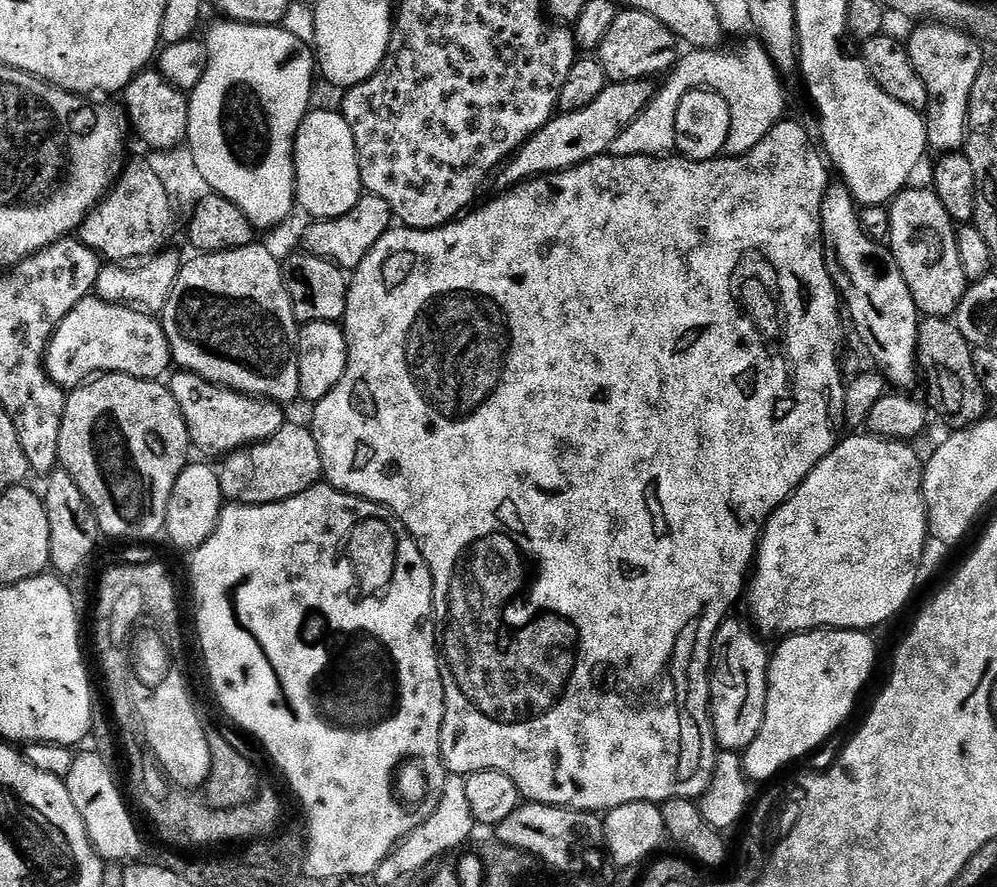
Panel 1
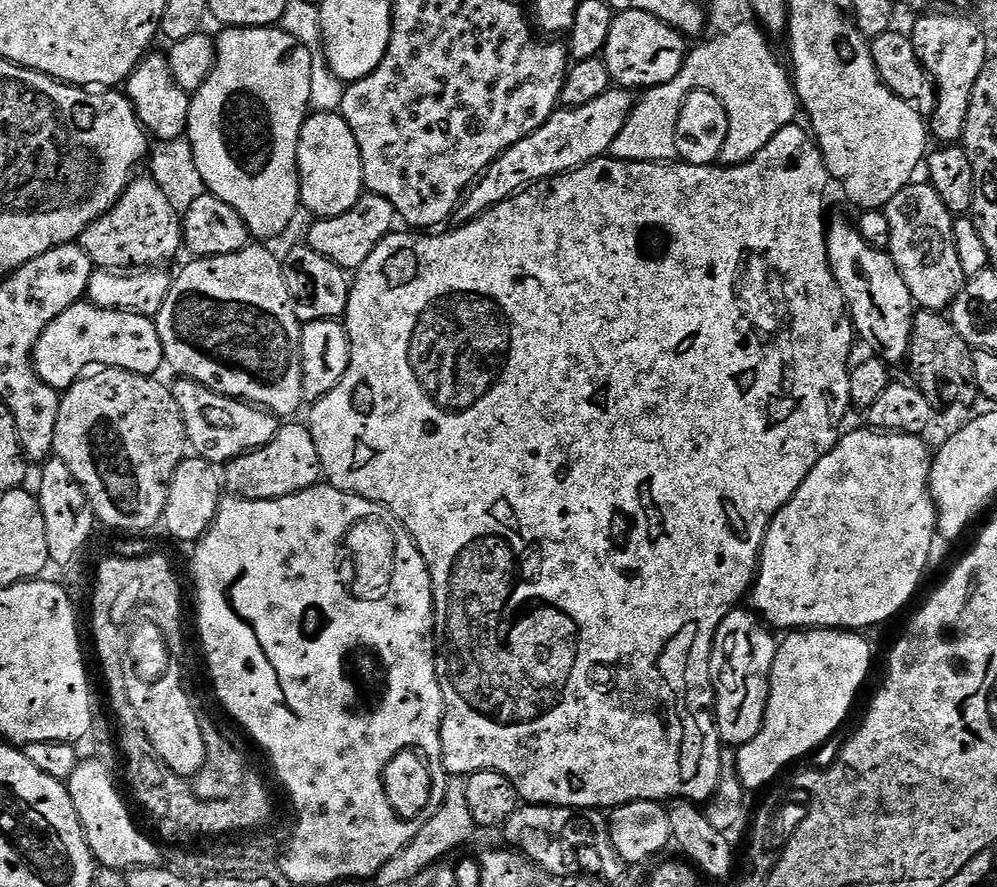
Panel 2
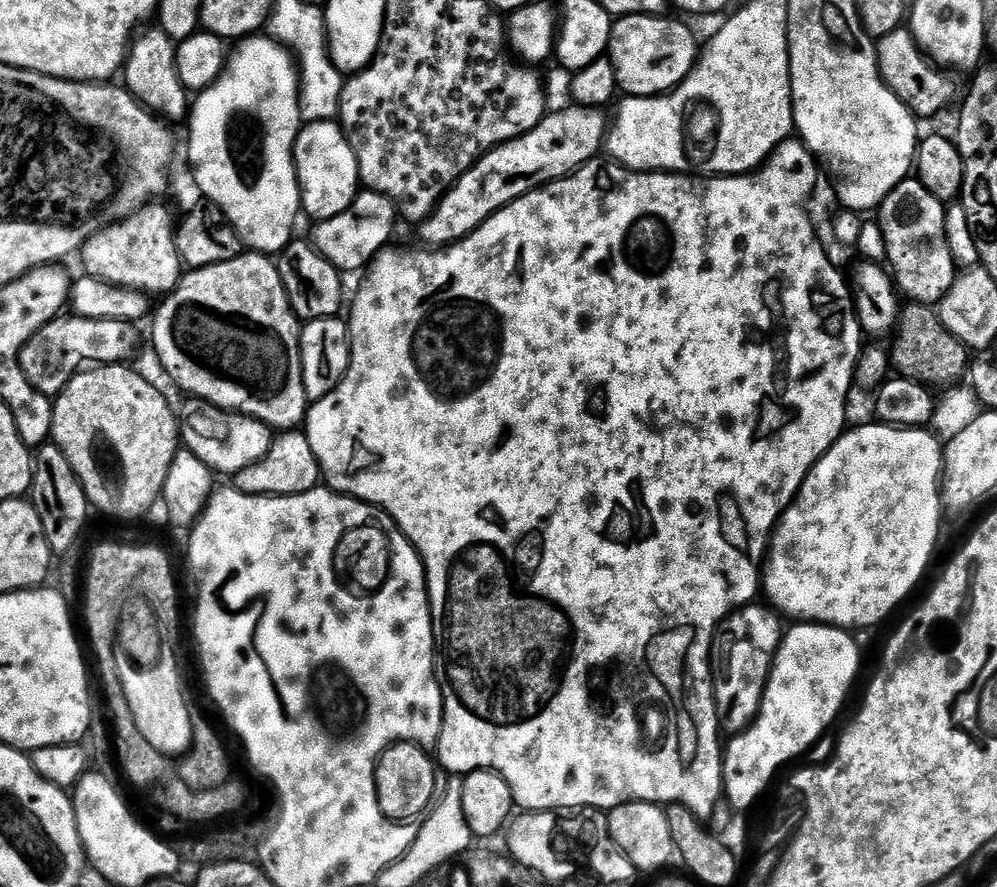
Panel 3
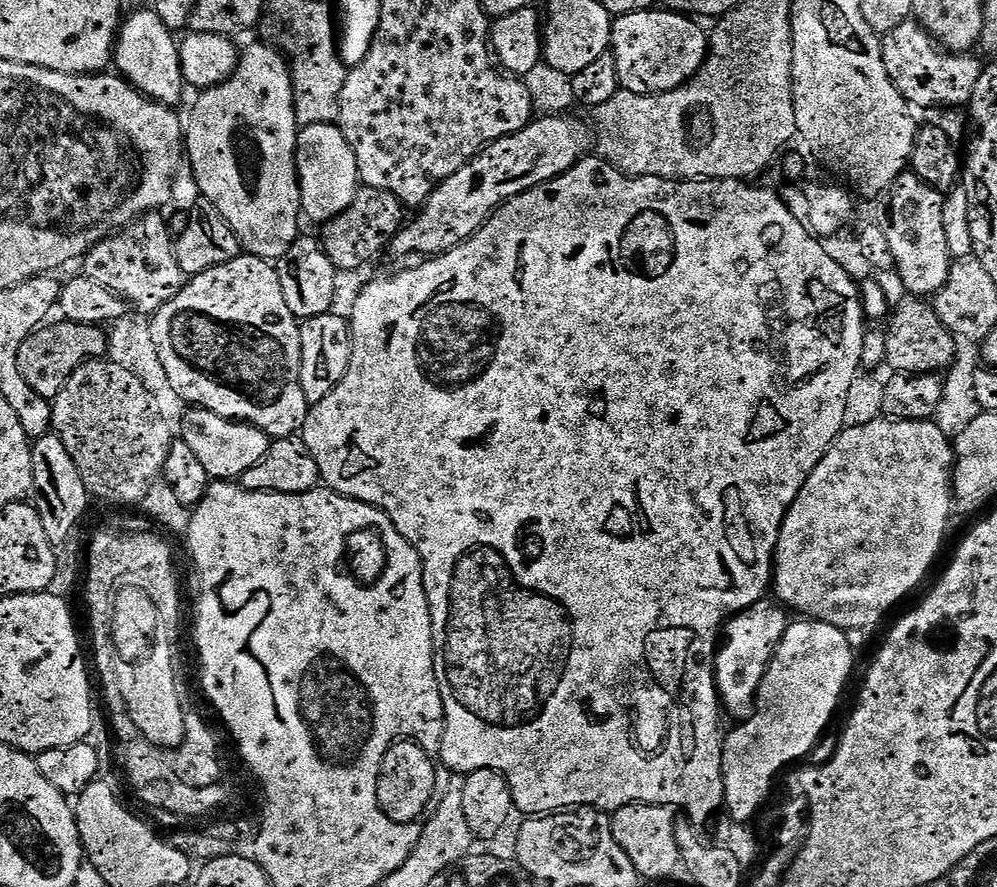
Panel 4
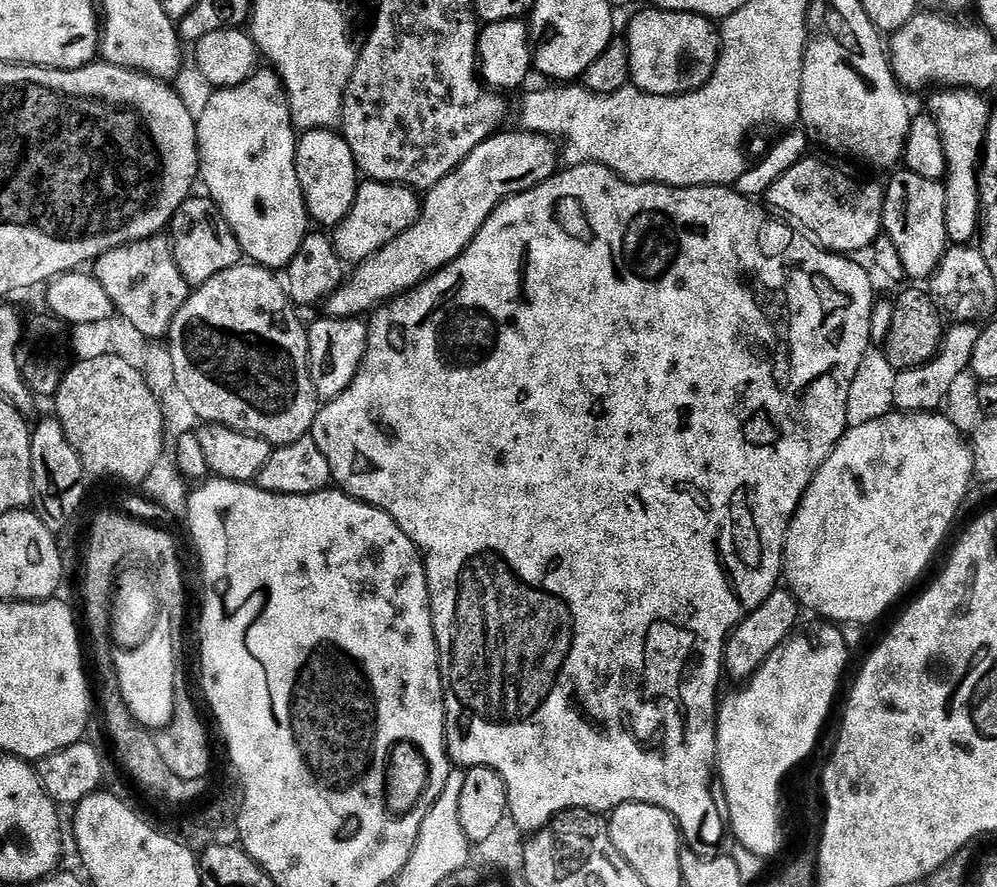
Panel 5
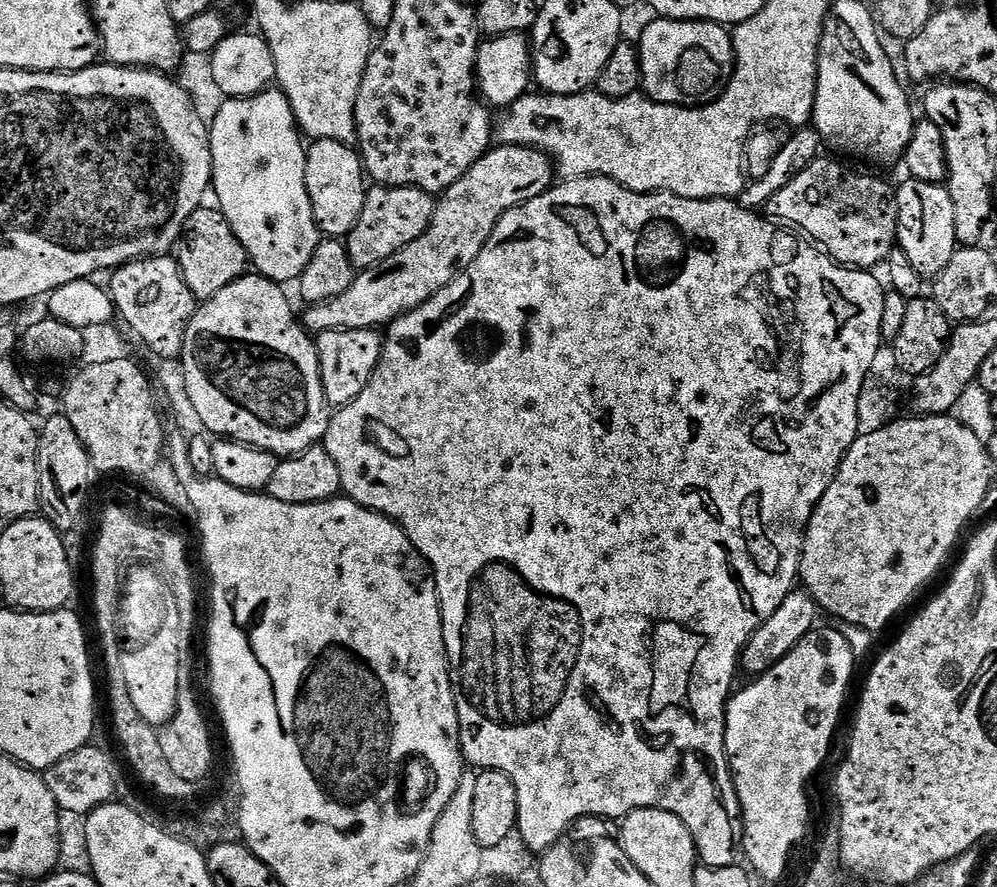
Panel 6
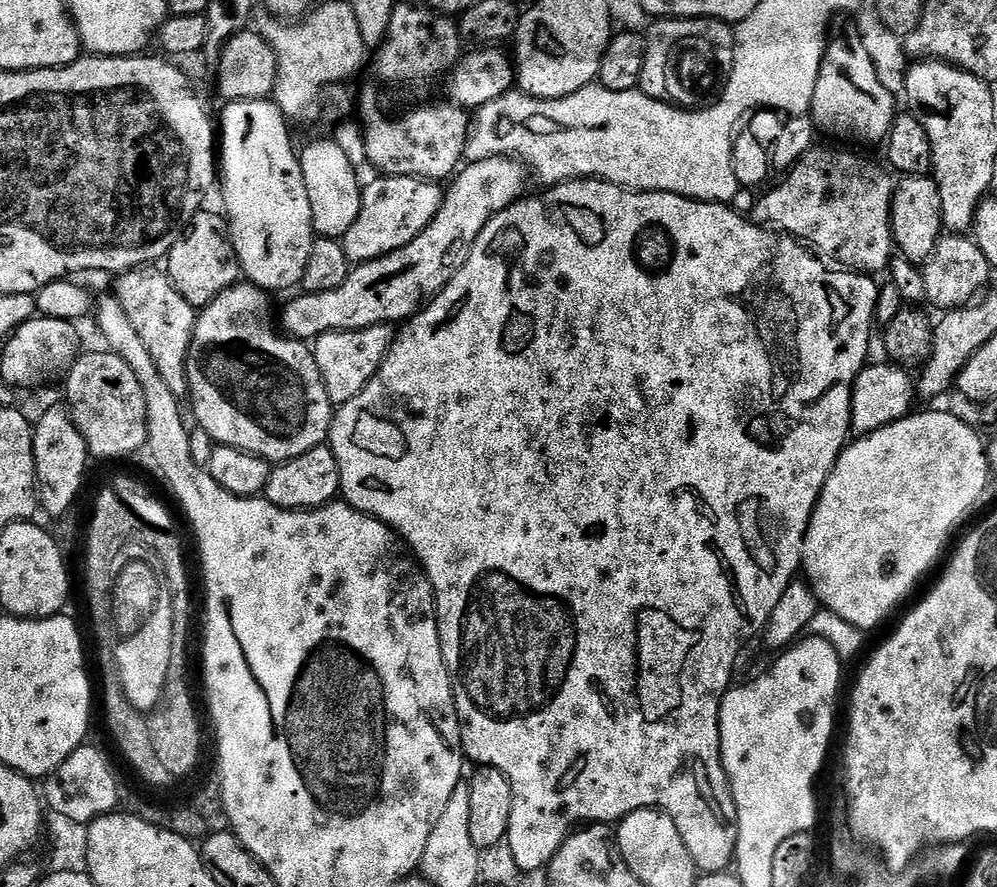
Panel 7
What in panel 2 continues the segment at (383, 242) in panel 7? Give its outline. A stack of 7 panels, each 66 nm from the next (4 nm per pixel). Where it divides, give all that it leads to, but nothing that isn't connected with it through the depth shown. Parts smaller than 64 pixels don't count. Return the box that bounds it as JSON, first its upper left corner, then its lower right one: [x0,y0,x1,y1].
[307,194,398,270]

